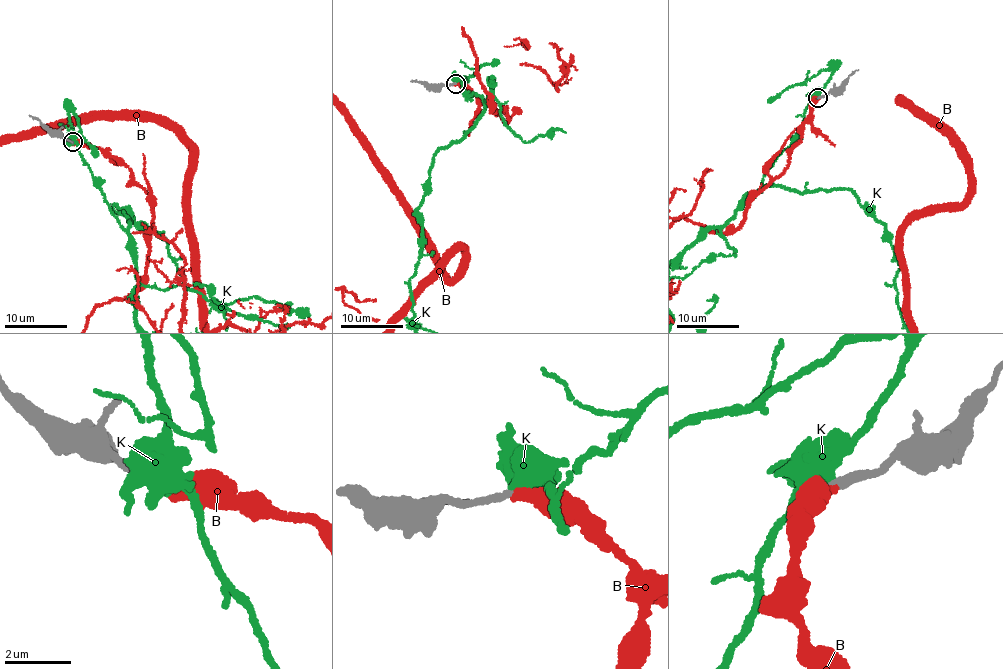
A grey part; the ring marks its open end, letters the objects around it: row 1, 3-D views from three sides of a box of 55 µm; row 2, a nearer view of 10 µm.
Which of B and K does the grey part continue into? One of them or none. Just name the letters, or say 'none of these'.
B

